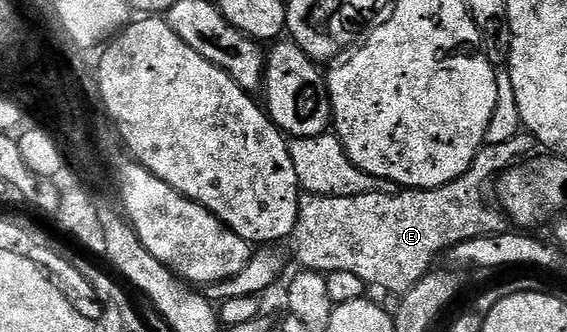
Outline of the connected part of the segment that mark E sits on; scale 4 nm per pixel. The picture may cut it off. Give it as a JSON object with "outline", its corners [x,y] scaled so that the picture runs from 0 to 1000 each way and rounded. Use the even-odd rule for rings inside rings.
{"outline":[[[917,395],[898,425],[871,425],[847,446],[836,491],[815,530],[771,569],[707,569],[698,584],[660,581],[630,593],[531,590],[529,657],[511,717],[527,807],[552,810],[573,828],[589,816],[617,816],[631,828],[644,861],[665,855],[711,889],[758,819],[774,762],[788,765],[817,726],[898,699],[896,645],[871,602],[871,548],[884,521],[929,476],[929,461],[947,446],[949,428],[929,395]]]}

